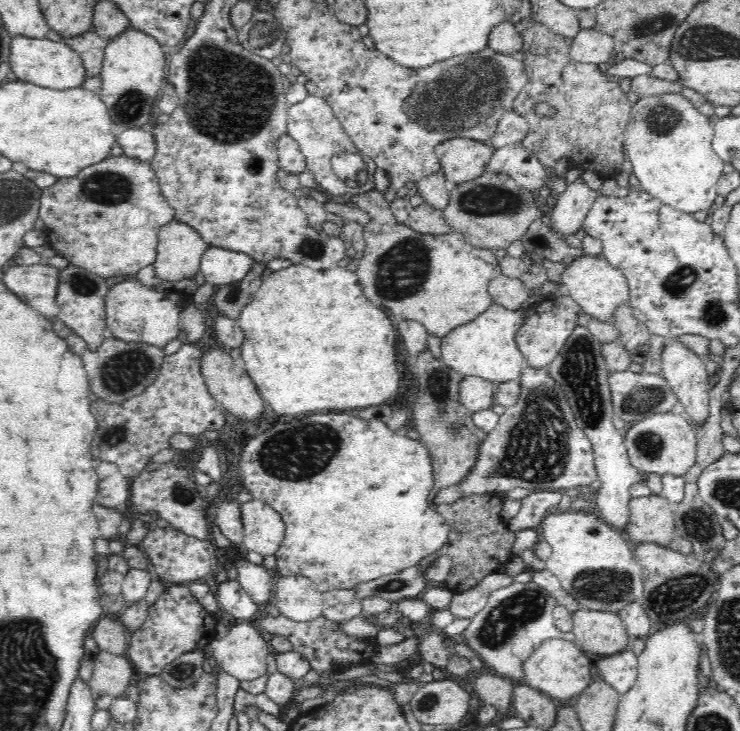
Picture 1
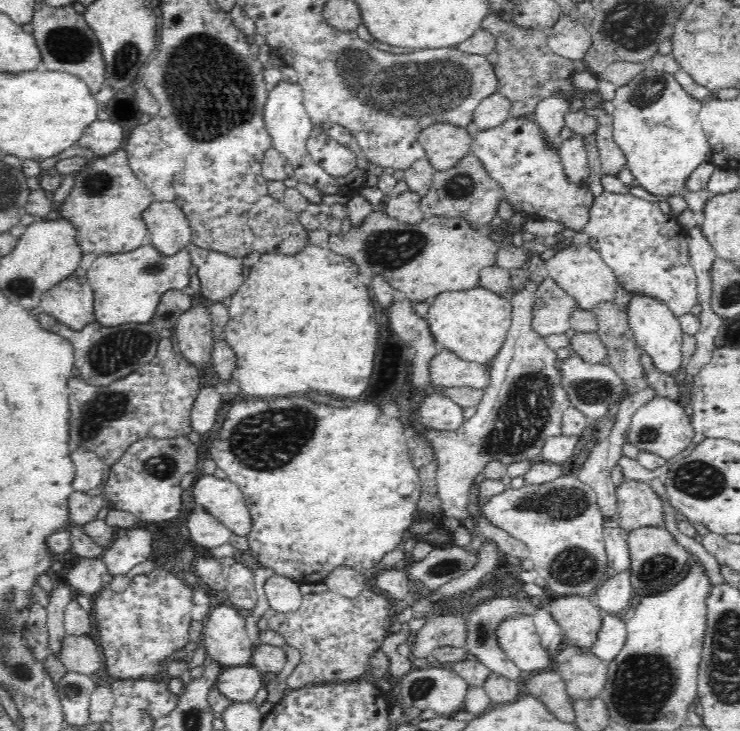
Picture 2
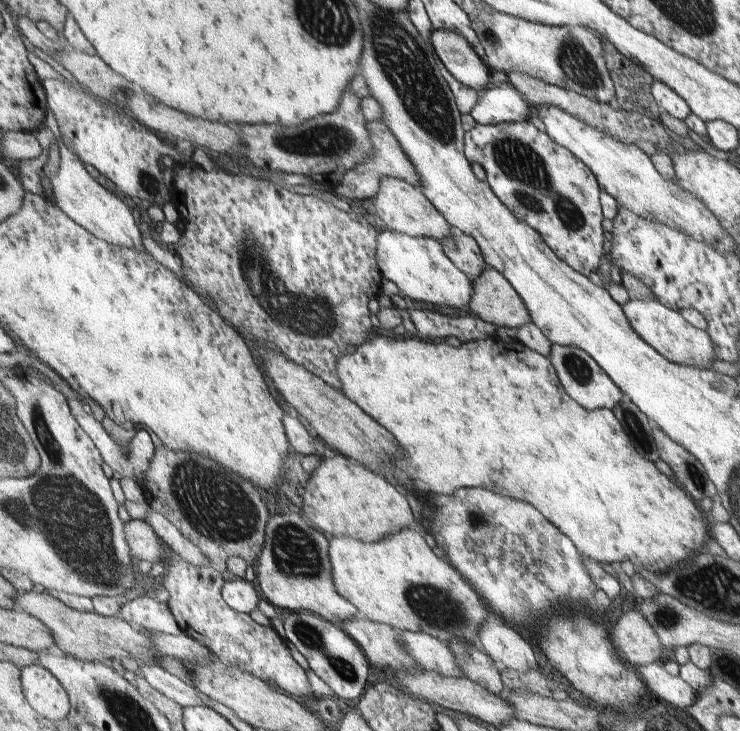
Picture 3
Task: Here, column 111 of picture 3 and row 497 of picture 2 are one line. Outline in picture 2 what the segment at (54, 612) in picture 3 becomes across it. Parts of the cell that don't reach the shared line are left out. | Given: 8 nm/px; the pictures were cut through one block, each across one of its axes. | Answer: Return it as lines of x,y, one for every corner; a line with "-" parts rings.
626,479
615,488
617,494
617,523
625,531
632,531
646,526
664,526
664,509
666,507
658,494
650,487
649,482
634,479

